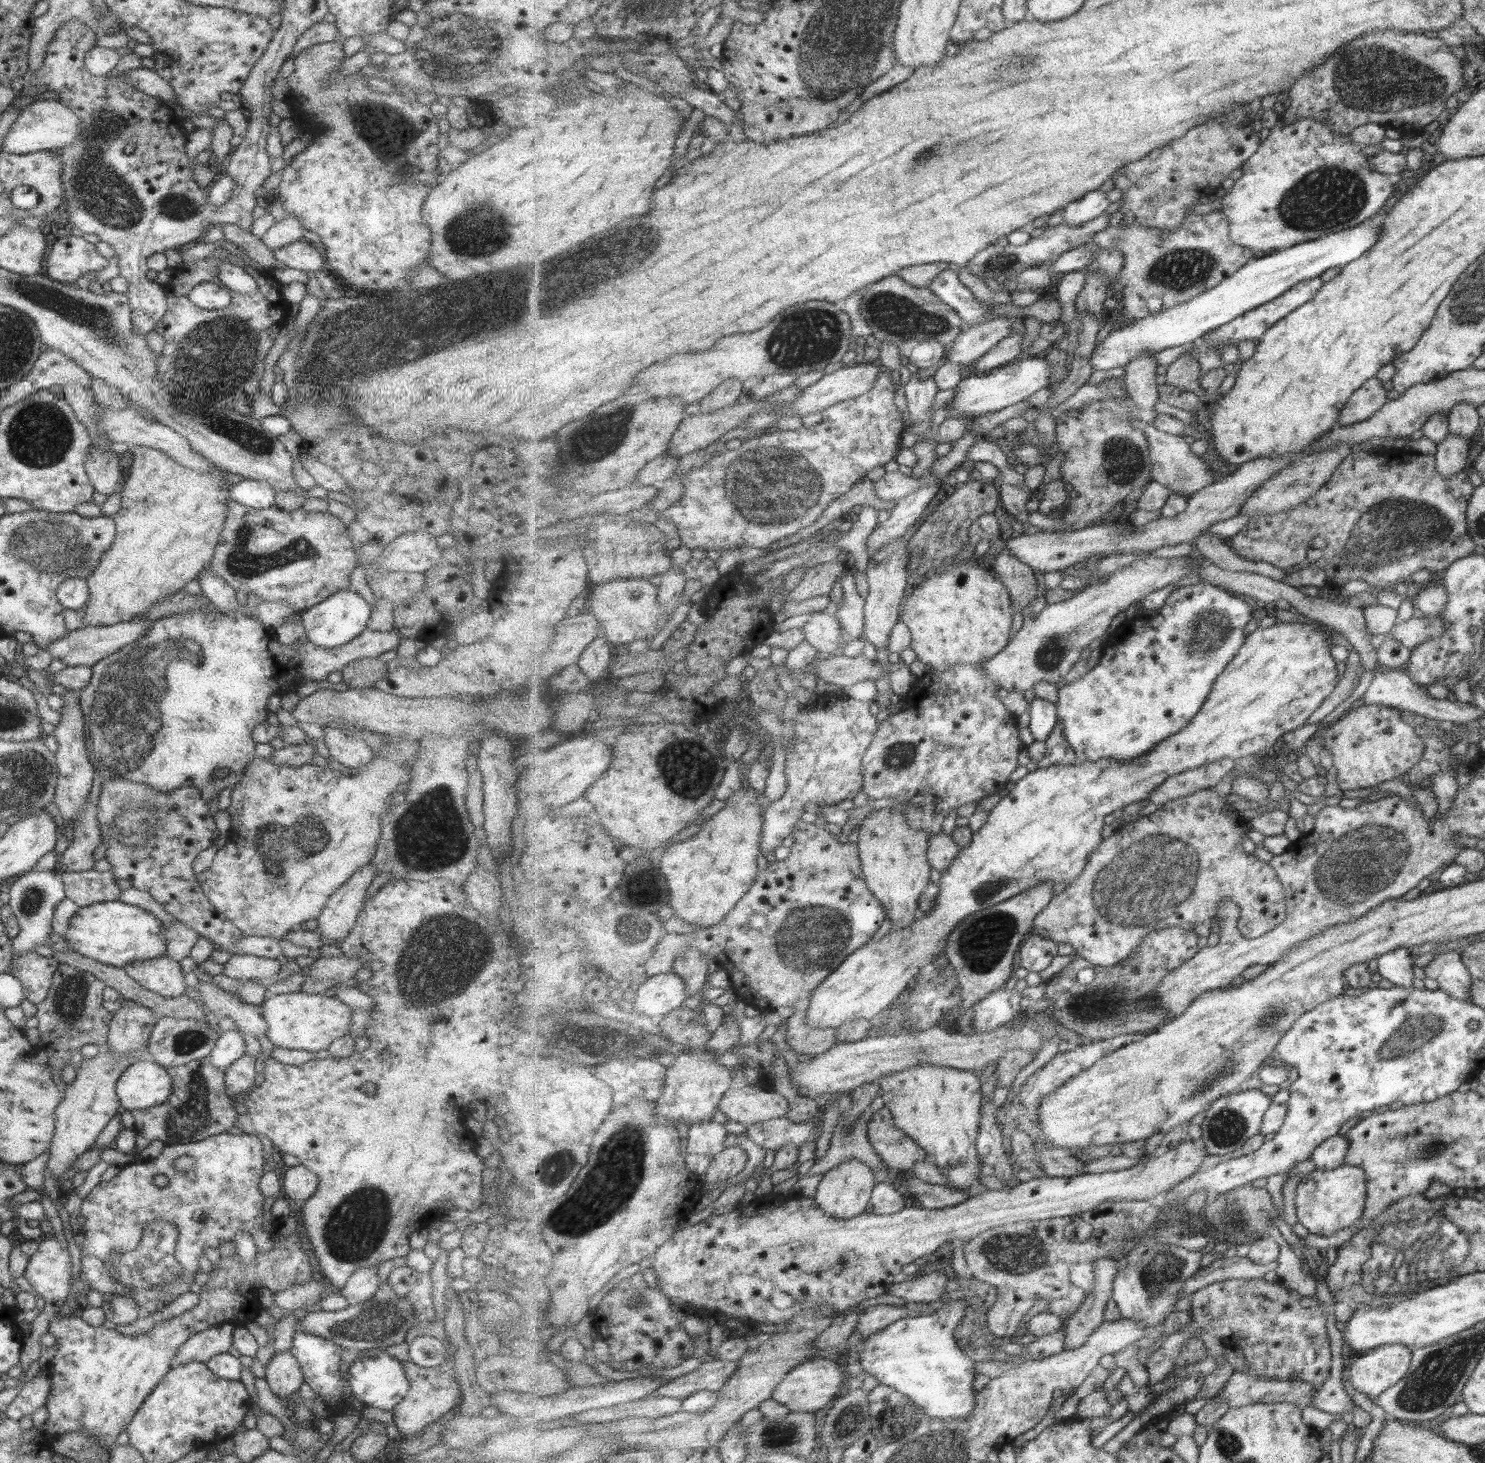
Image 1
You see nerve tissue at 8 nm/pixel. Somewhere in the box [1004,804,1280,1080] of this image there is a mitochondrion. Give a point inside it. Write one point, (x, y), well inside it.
(1149, 876)

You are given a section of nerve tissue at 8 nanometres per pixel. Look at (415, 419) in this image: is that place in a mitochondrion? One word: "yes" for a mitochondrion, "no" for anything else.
no

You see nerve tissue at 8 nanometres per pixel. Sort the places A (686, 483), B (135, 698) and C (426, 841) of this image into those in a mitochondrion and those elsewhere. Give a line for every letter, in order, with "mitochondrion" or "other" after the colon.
A: other
B: mitochondrion
C: mitochondrion

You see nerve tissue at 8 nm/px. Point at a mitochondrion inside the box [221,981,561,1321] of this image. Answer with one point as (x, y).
(353, 1231)

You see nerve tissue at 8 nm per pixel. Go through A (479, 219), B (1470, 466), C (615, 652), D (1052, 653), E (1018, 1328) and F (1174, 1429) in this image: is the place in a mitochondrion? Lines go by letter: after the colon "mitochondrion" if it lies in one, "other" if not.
A: mitochondrion
B: other
C: other
D: mitochondrion
E: other
F: other

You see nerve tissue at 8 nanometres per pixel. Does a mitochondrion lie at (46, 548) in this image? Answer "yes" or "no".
yes

